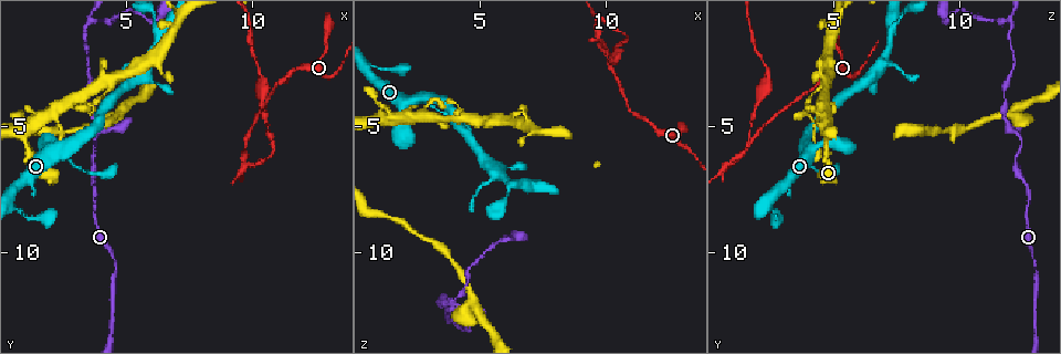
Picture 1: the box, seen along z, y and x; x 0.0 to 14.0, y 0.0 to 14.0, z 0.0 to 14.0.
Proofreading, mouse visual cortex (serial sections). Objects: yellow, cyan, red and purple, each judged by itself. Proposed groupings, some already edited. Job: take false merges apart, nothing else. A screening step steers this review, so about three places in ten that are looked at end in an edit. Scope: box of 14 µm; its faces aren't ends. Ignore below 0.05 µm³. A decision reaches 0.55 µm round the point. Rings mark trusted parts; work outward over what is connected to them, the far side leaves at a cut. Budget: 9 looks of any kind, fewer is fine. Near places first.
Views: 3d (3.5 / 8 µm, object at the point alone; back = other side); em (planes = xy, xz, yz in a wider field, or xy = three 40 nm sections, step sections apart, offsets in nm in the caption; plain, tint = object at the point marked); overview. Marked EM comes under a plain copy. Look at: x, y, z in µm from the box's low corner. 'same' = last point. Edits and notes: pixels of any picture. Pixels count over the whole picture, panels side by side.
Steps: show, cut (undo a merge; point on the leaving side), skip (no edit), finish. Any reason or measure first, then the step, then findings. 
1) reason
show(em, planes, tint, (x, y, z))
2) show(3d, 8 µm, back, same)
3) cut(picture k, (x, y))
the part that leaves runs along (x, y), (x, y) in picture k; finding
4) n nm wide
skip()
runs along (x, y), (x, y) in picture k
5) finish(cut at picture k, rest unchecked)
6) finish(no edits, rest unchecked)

calibre changes
show(3d, 3.5 µm, (0.9, 5.3, 4.7))

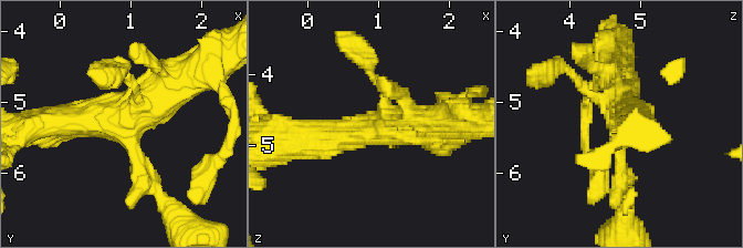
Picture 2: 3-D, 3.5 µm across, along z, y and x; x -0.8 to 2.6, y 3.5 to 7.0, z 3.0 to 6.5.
4 arms; arms of 150, 200, 450, 500 nm
show(em, xy, step 5, tint, (0.90, 5.35, 4.75))

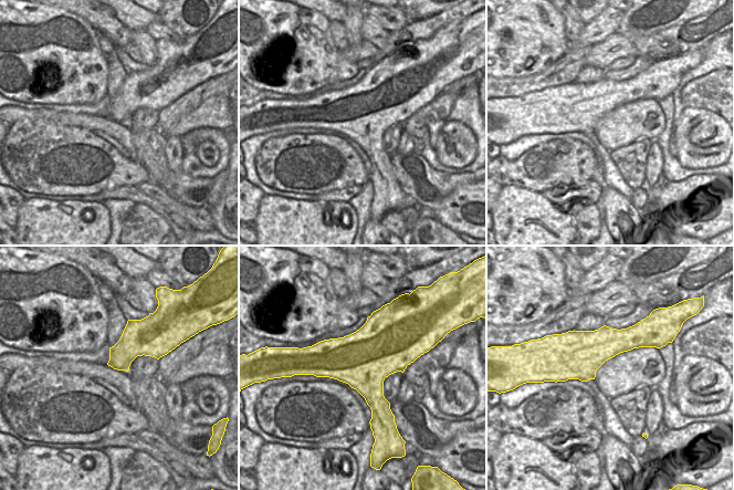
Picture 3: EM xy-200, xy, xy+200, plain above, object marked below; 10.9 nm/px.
skip()
runs along (156, 192), (126, 121), (180, 83) in picture 2; all the same cell

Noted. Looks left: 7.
sharp bend
show(3d, 3.5 µm, (2.5, 6.0, 3.9))

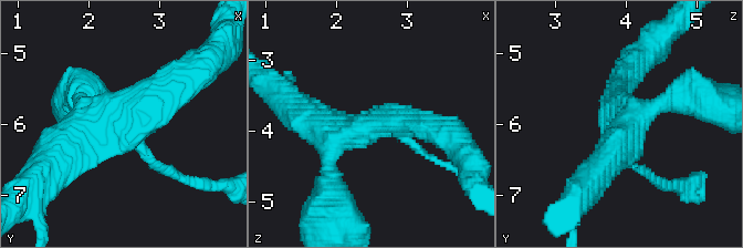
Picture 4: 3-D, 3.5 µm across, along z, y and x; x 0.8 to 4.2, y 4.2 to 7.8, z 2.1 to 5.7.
3 arms; arms of 100, 400, 500 nm
show(em, xy, step 3, tint, (2.55, 6.05, 3.90))

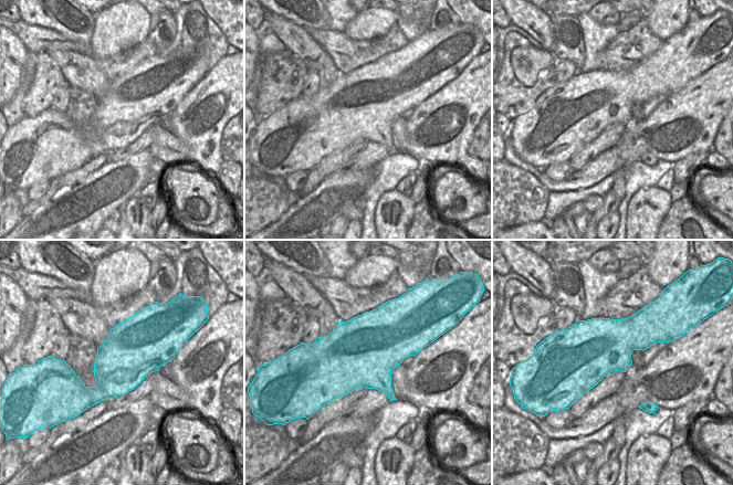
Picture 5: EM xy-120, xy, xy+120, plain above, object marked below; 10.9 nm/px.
skip()
all the same cell

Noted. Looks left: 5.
three arms meet
show(3d, 3.5 µm, (5.5, 2.9, 6.7))

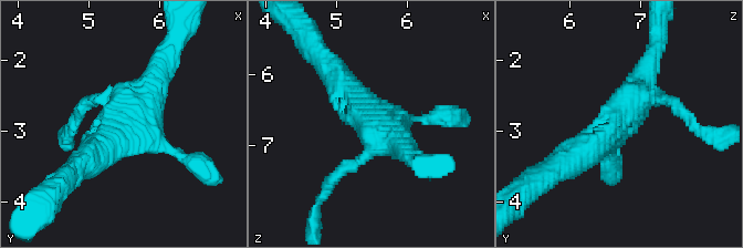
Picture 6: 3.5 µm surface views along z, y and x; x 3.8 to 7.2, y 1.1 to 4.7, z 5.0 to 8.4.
shape alone is not enough
show(em, planes, tint, (5.50, 2.90, 6.60))

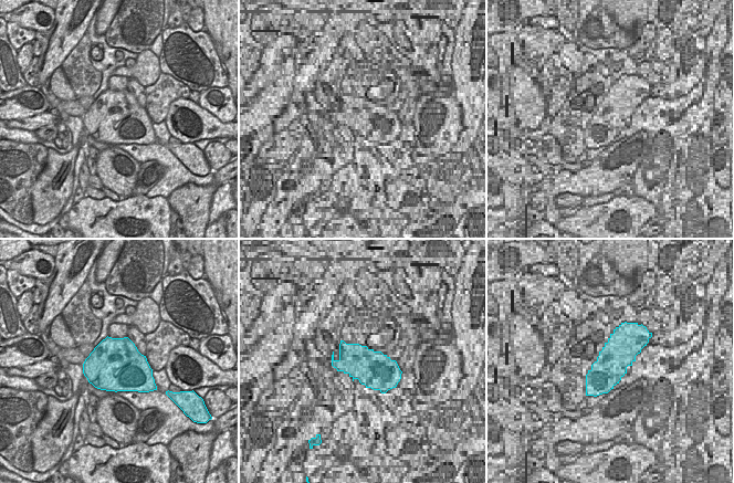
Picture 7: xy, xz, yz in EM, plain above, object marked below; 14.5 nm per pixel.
skip()
runs along (565, 165), (599, 141), (647, 70) in picture 6; all the same cell

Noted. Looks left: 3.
three arms meet
show(em, xy, step 3, tint, (3.9, 5.2, 12.2))

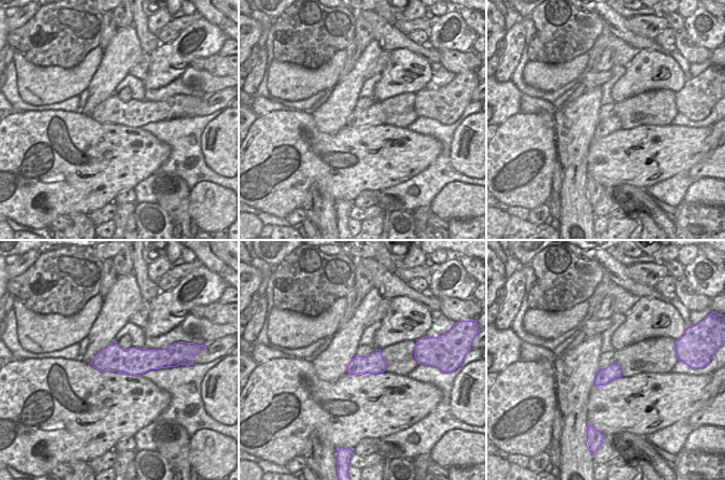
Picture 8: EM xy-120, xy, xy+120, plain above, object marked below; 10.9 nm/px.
show(3d, 3.5 µm, same)

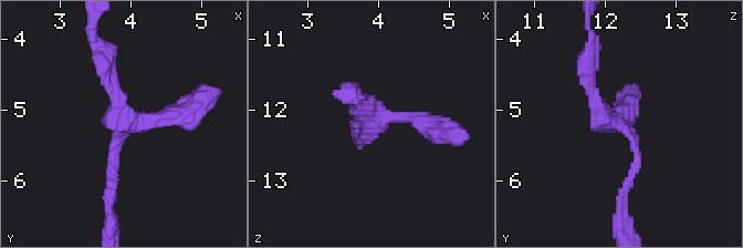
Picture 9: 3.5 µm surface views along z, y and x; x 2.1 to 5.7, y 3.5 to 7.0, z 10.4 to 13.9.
skip()
all the same cell

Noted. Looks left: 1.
finish(no edits, rest unchecked)

